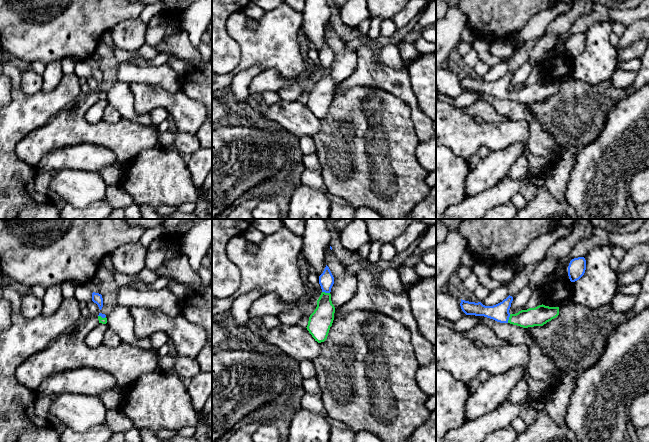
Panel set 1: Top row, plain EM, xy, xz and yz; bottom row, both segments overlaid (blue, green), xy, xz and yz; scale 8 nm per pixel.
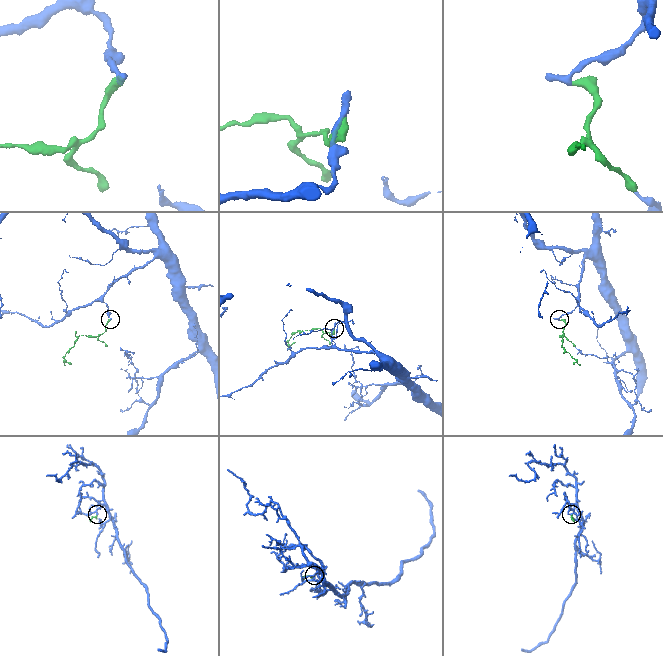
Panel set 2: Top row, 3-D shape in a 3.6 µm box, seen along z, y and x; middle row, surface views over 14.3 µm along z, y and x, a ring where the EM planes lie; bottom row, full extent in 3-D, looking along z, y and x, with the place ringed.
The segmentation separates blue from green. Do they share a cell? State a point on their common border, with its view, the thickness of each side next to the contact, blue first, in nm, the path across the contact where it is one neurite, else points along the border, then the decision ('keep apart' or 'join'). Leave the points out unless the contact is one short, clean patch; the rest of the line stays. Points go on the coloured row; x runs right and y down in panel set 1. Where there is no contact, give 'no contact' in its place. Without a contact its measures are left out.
yz (508, 318) | 140/160 nm | across yz (500, 312), (508, 318), (538, 316) | join

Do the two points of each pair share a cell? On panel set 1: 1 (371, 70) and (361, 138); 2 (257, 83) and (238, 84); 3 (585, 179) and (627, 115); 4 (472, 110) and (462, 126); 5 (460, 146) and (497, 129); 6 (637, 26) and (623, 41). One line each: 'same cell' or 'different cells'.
1: different cells
2: different cells
3: same cell
4: different cells
5: same cell
6: same cell

